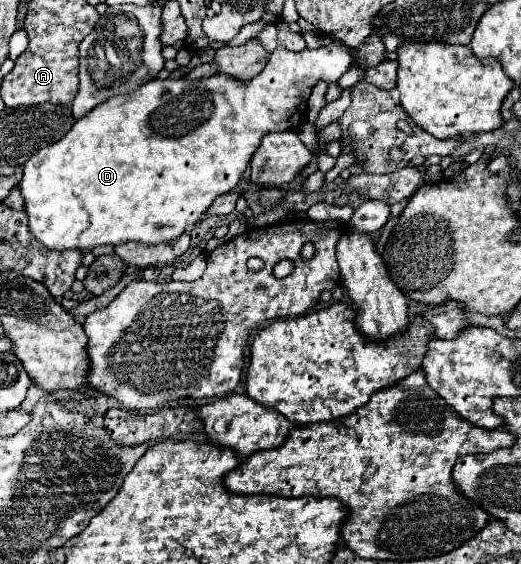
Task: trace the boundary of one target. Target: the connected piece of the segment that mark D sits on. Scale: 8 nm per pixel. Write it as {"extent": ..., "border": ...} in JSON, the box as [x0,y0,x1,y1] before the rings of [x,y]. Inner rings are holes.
{"extent":[18,45,352,251],"border":[[[326,45],[326,47],[318,47],[318,49],[304,49],[302,53],[292,53],[284,47],[278,47],[264,71],[260,75],[256,75],[252,81],[248,83],[240,83],[232,77],[226,75],[212,75],[212,77],[204,77],[198,81],[186,81],[186,79],[152,79],[148,83],[144,83],[142,87],[138,87],[132,95],[118,95],[116,99],[108,99],[104,101],[100,107],[94,107],[88,115],[84,115],[82,119],[78,119],[72,129],[56,143],[36,151],[26,163],[24,163],[24,171],[22,171],[22,181],[18,185],[22,199],[24,199],[24,211],[28,215],[28,229],[30,233],[36,237],[36,241],[46,247],[46,249],[78,249],[78,251],[90,251],[92,247],[98,245],[122,245],[128,241],[136,241],[142,245],[158,245],[158,243],[166,243],[166,241],[176,241],[182,233],[186,233],[190,227],[194,227],[208,211],[208,207],[214,203],[216,197],[230,193],[244,169],[250,163],[250,157],[254,155],[256,147],[260,145],[262,135],[270,133],[270,131],[286,131],[286,129],[294,129],[298,127],[298,123],[306,117],[306,103],[310,97],[312,87],[318,83],[318,79],[324,81],[338,81],[350,67],[352,59],[348,55],[348,51],[340,45]]]}

